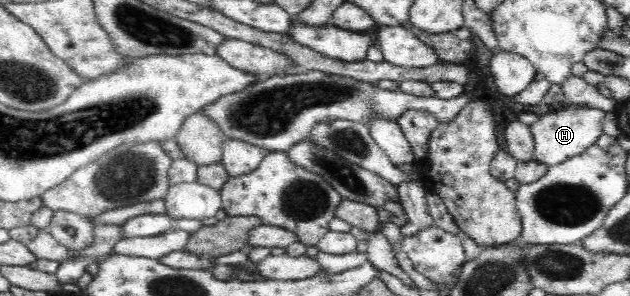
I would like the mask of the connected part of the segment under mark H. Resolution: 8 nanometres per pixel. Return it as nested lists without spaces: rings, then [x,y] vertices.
[[[555,106],[539,114],[539,121],[530,126],[535,140],[534,159],[553,167],[579,154],[583,154],[601,136],[603,136],[603,117],[606,112],[598,108],[585,108],[584,106]]]

